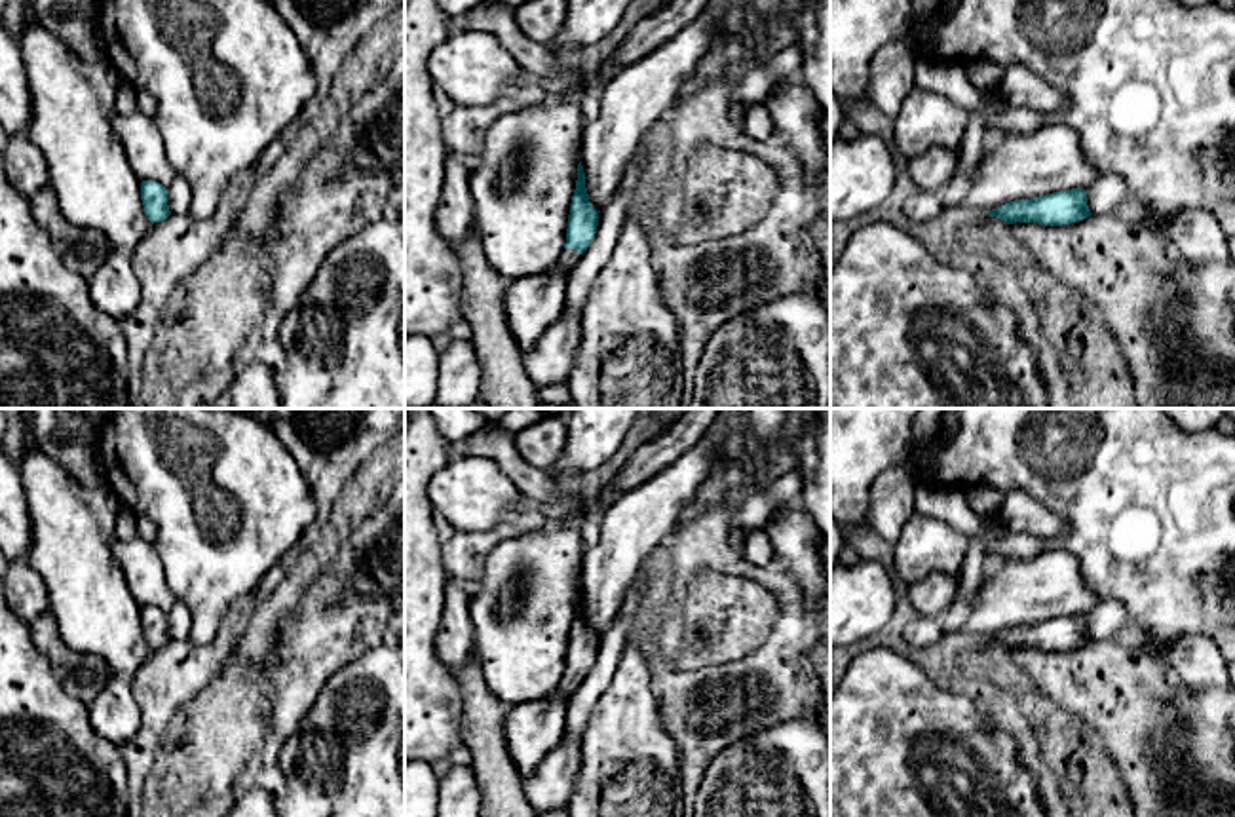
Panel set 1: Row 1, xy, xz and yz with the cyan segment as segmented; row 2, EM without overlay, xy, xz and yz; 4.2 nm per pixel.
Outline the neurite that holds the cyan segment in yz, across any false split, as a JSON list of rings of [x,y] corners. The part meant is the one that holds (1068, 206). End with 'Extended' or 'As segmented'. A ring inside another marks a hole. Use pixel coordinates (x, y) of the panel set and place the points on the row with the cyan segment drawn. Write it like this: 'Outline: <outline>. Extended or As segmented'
Outline: [[[1083,188],[1060,190],[1054,194],[1015,200],[998,209],[988,211],[990,217],[1001,218],[1007,224],[1037,222],[1045,226],[1062,226],[1079,222],[1091,217],[1087,194]]]. As segmented

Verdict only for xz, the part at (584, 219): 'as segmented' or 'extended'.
extended

